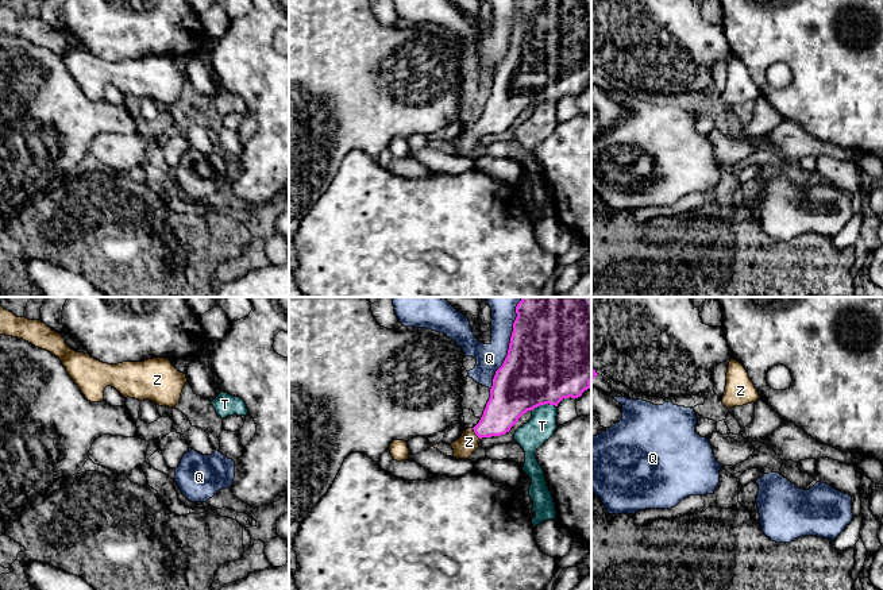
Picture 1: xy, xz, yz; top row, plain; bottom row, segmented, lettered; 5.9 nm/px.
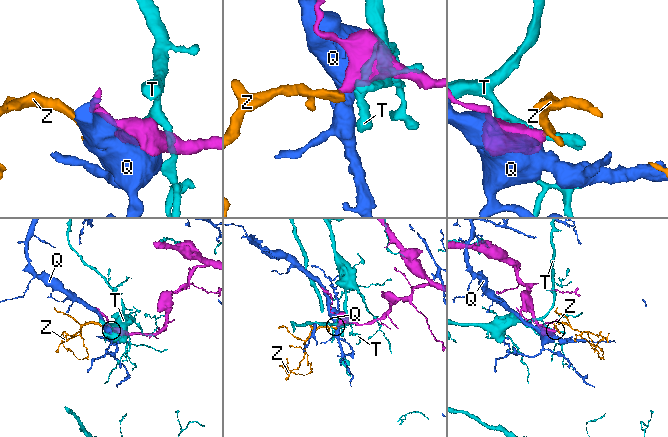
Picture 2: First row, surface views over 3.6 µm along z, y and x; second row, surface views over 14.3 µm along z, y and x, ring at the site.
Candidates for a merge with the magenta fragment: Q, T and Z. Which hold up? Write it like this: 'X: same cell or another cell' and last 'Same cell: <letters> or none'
Q: another cell
T: another cell
Z: same cell
Same cell: Z

